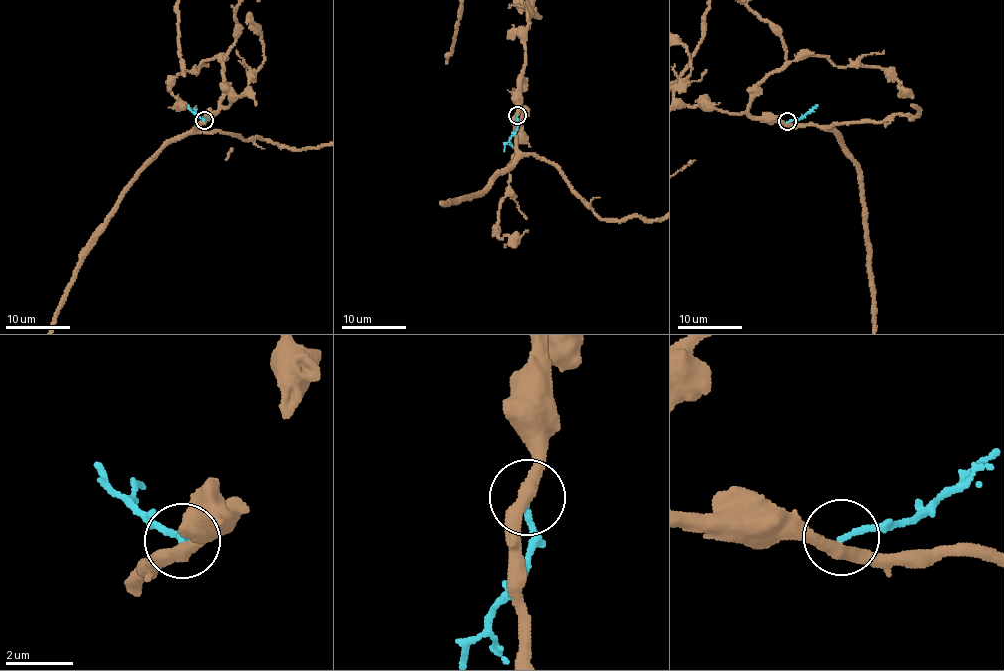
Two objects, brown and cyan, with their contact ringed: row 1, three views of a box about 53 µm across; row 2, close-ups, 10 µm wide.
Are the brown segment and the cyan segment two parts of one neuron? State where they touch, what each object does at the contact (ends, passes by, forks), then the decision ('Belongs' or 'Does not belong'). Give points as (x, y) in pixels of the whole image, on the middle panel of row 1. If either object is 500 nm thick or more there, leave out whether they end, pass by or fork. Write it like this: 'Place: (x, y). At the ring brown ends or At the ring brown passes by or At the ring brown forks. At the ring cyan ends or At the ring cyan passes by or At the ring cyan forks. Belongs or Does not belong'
Place: (517, 115). At the ring brown passes by. At the ring cyan ends. Does not belong

